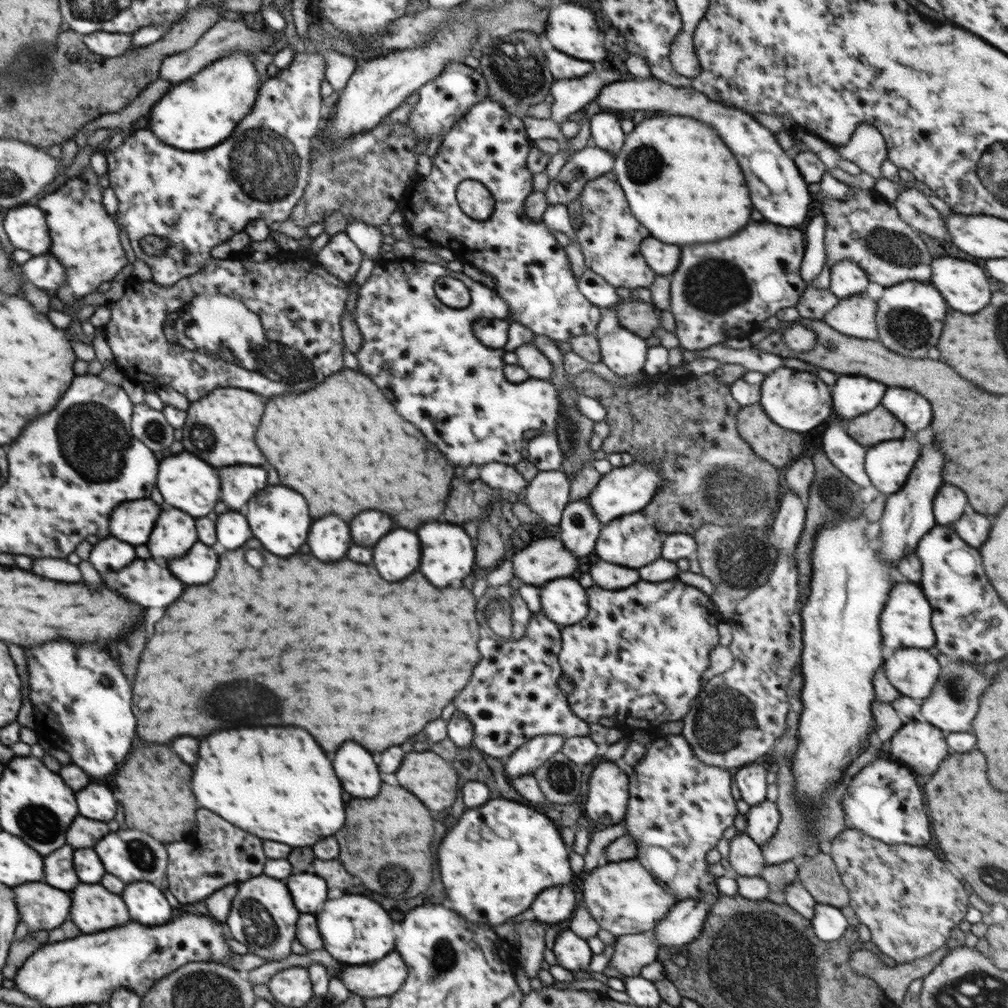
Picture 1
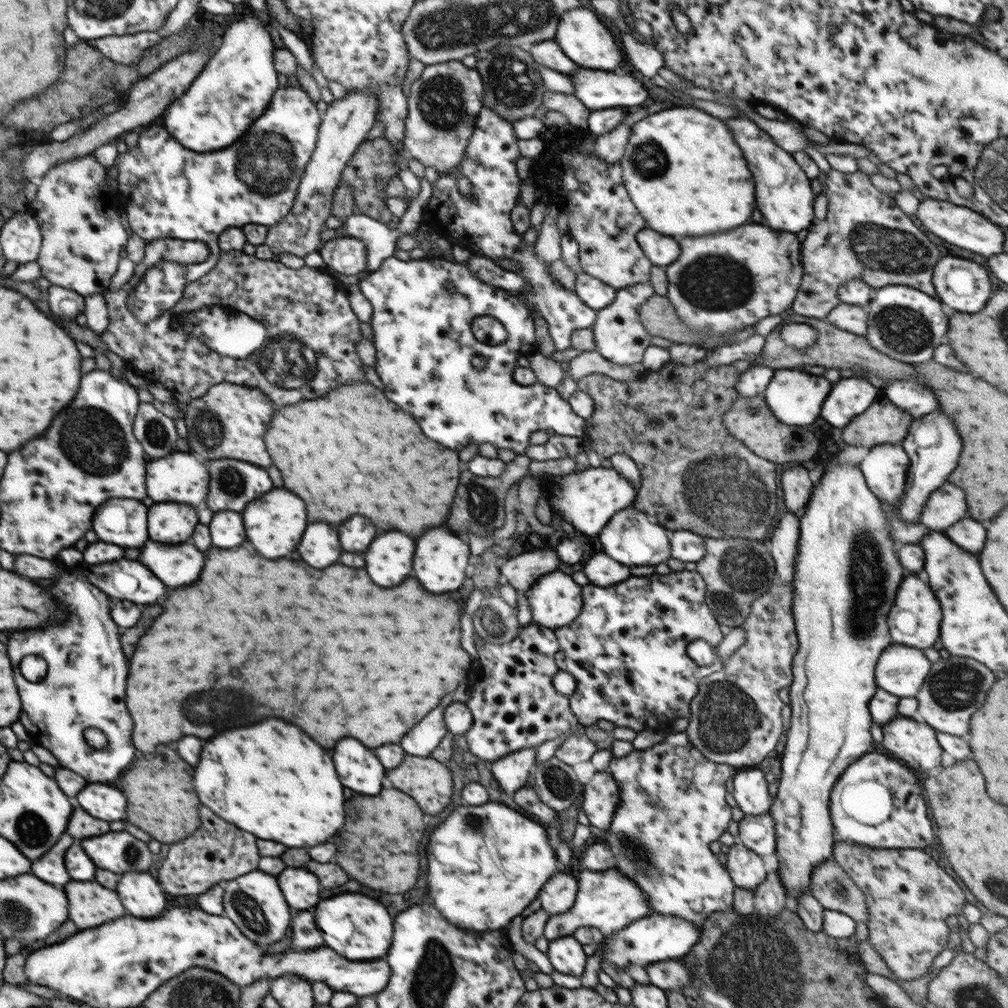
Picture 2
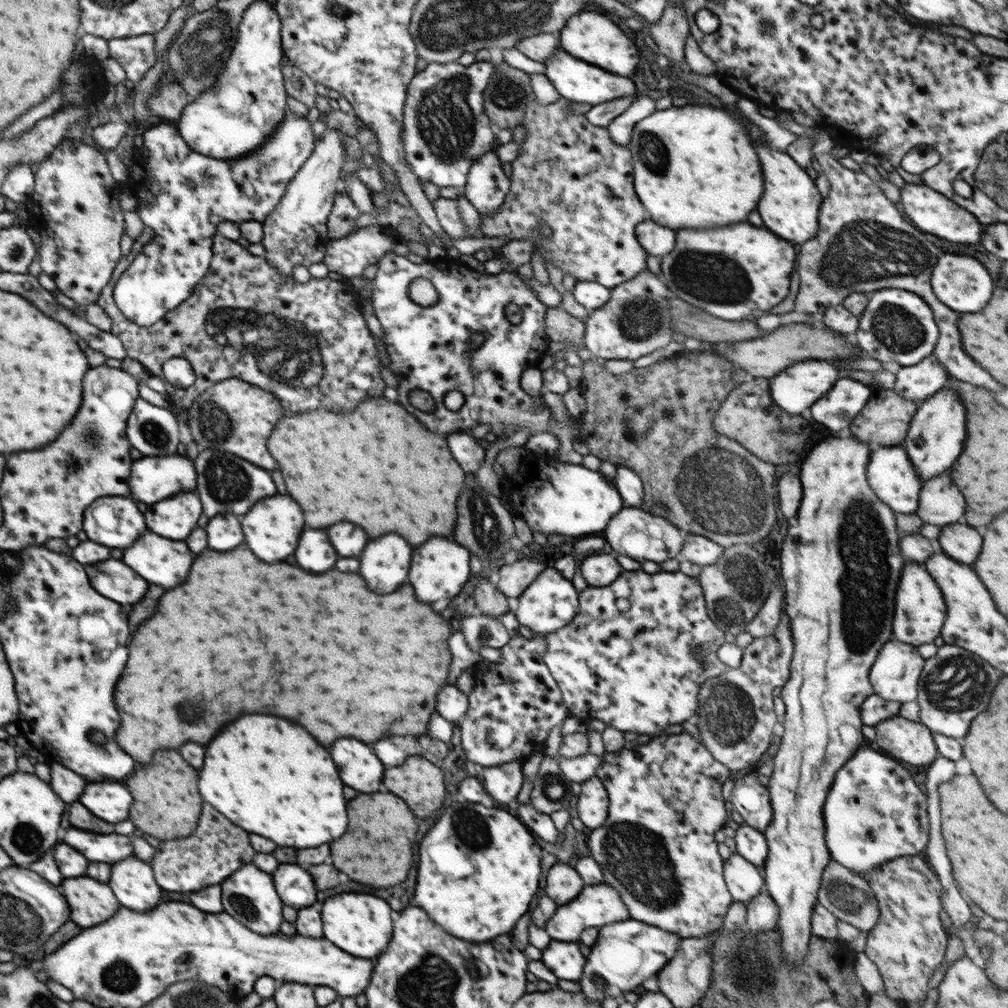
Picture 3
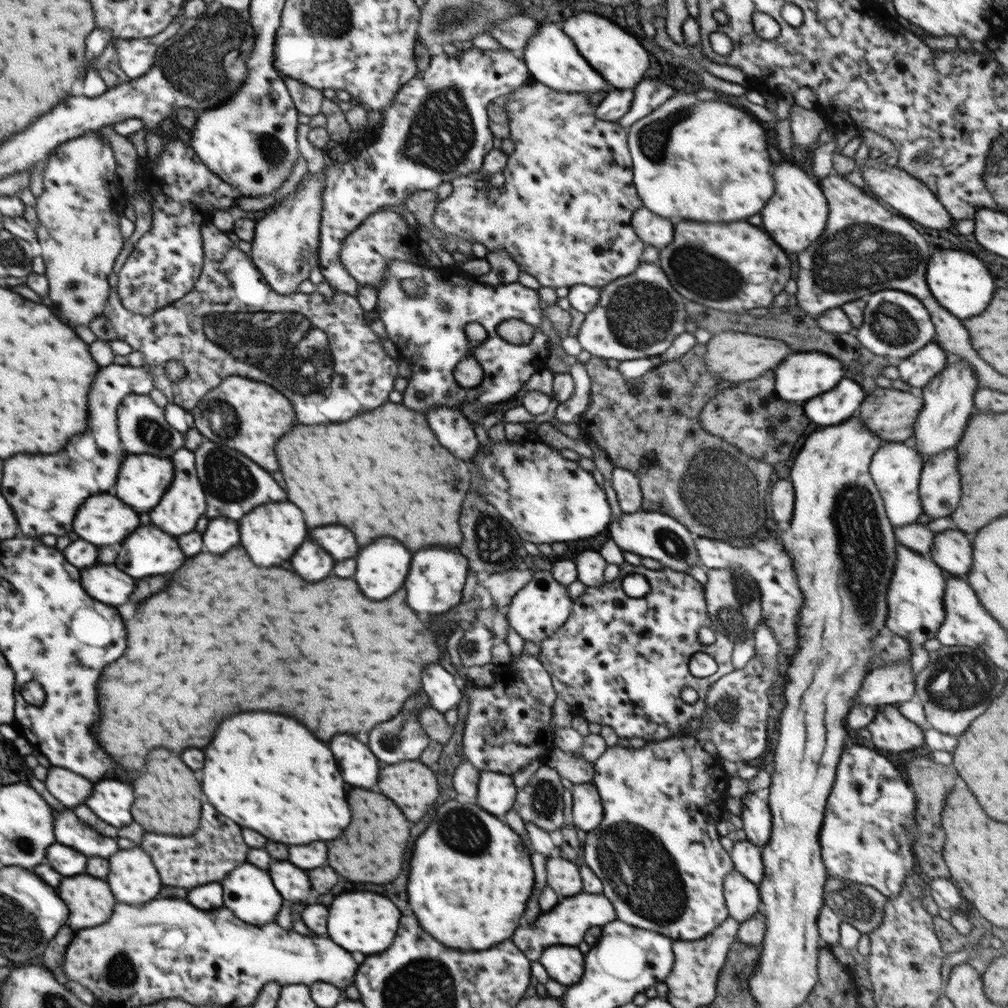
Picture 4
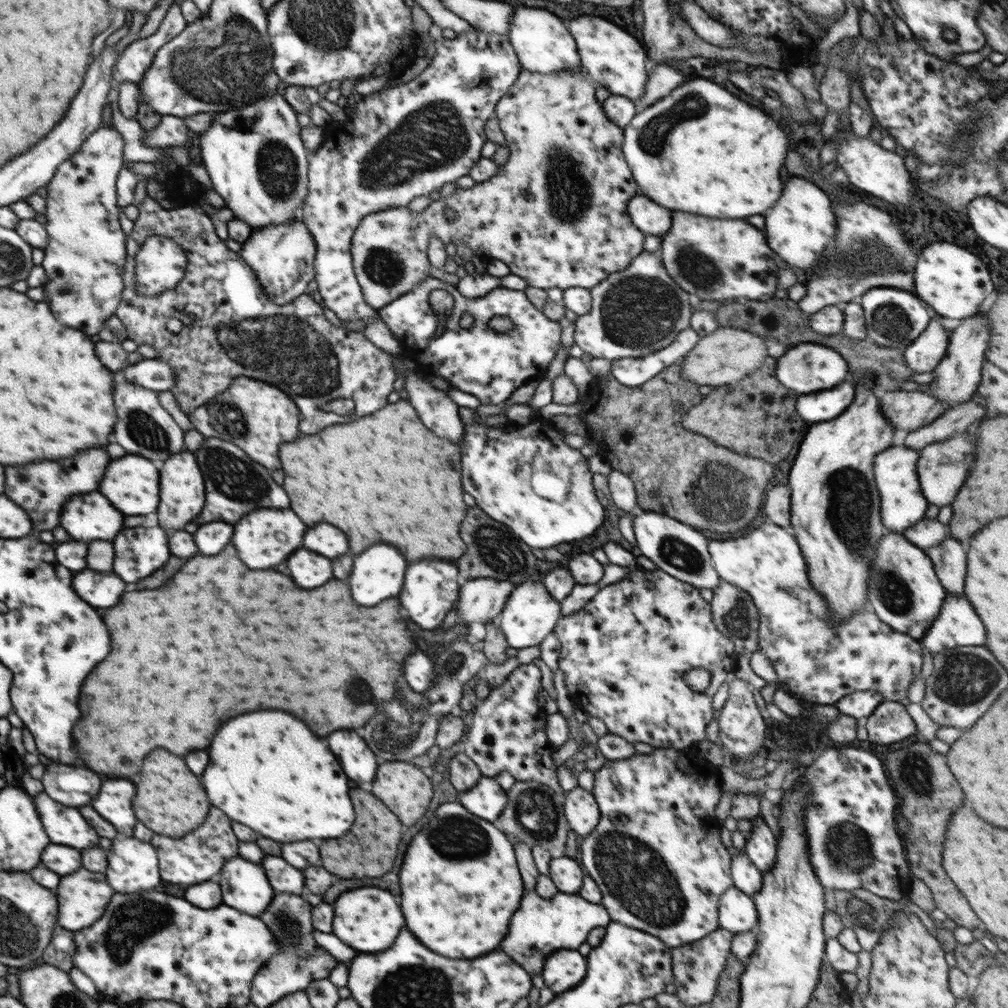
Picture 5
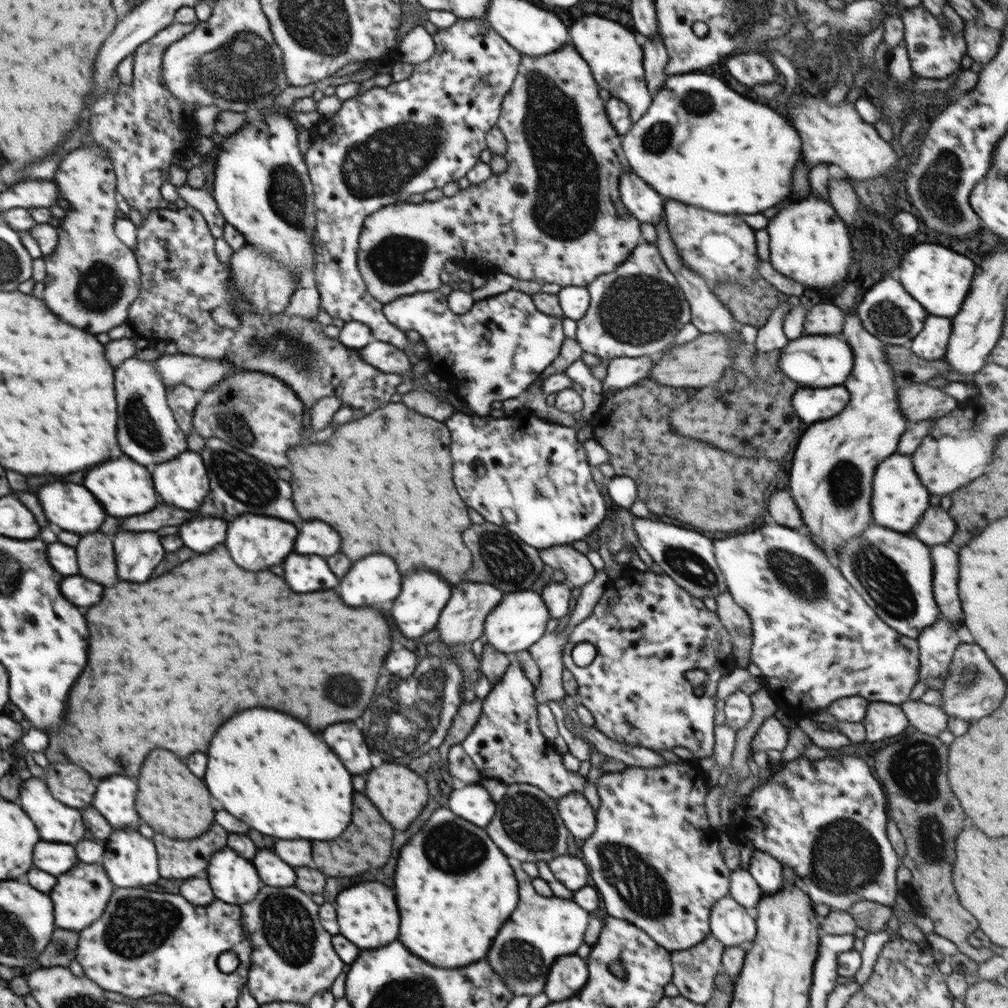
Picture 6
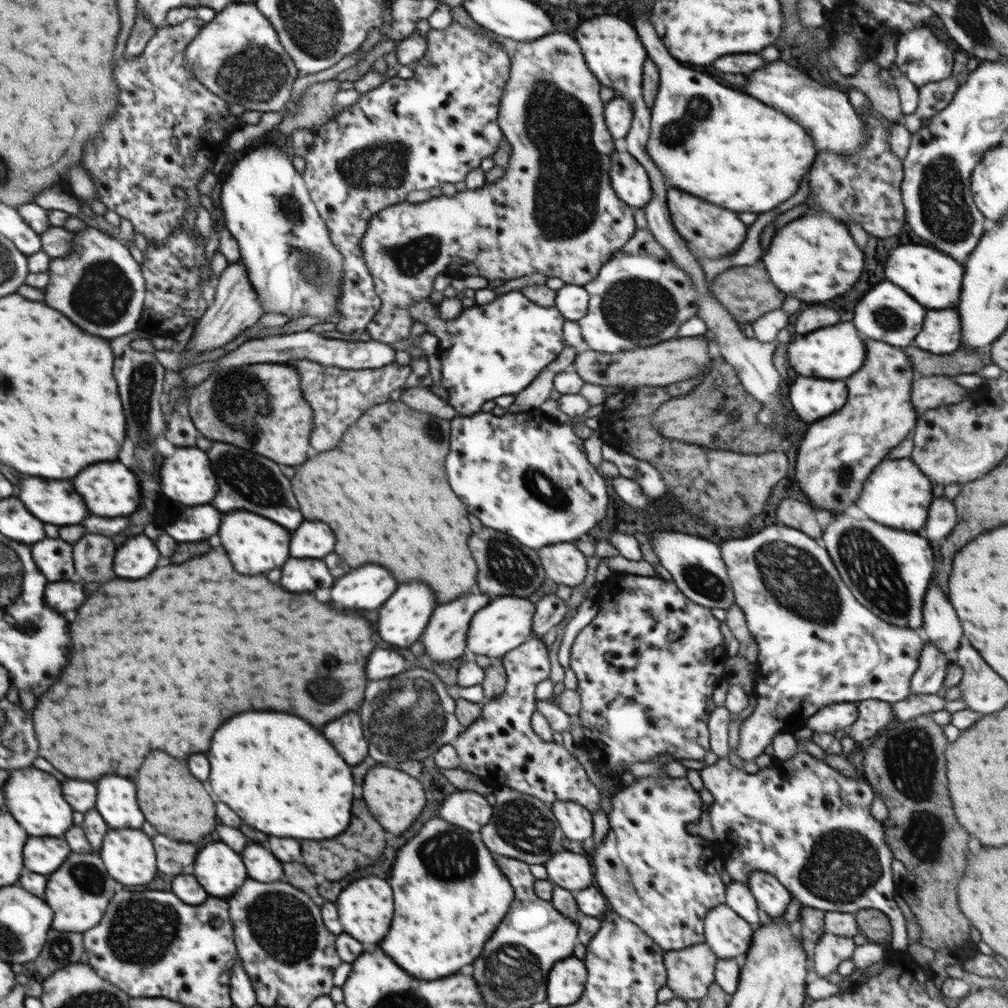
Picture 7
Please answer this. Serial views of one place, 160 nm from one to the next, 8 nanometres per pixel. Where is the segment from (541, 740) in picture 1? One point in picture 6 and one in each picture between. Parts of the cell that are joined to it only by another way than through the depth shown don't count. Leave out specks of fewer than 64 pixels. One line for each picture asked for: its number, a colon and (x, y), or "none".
2: (512, 771)
3: (503, 782)
4: (496, 794)
5: (487, 799)
6: (473, 802)

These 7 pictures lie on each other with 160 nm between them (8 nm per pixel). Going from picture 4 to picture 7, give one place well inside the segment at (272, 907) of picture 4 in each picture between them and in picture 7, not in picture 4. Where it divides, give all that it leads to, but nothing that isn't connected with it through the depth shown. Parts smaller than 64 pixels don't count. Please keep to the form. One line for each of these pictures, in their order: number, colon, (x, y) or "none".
5: (245, 887)
6: (234, 880)
7: (219, 869)

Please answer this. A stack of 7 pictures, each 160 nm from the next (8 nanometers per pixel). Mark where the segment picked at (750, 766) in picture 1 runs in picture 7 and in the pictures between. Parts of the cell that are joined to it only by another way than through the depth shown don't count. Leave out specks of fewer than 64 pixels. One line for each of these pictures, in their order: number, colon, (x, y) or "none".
2: (751, 794)
3: (751, 799)
4: (756, 814)
5: (761, 848)
6: (767, 871)
7: (772, 897)

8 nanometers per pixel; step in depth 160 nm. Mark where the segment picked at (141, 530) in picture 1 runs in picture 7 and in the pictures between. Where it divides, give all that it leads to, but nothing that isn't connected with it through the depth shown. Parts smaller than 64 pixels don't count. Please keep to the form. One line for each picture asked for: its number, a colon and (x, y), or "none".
2: (123, 522)
3: (115, 522)
4: (95, 523)
5: (91, 517)
6: (70, 506)
7: (53, 502)

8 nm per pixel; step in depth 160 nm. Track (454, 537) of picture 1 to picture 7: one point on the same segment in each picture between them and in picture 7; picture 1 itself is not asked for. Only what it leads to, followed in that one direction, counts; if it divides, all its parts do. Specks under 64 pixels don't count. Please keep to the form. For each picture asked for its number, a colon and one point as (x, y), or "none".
2: (441, 559)
3: (440, 568)
4: (437, 575)
5: (431, 590)
6: (416, 611)
7: (402, 620)

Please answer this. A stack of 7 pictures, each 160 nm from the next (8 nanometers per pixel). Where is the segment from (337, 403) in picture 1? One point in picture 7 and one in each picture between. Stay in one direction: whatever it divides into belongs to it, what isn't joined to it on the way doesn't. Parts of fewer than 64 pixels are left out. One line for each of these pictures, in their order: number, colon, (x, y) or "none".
2: (352, 452)
3: (377, 466)
4: (383, 473)
5: (385, 478)
6: (384, 483)
7: (406, 509)

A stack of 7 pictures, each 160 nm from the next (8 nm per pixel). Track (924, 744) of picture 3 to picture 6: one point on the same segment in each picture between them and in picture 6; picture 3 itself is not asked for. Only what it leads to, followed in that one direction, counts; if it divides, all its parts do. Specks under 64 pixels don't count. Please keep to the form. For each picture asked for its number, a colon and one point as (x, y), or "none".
4: (889, 730)
5: (890, 722)
6: (882, 720)

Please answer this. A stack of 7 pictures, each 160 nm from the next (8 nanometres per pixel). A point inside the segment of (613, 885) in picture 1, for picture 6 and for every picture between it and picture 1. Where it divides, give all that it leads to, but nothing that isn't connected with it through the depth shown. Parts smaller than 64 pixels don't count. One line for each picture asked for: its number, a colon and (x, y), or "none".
2: (609, 900)
3: (598, 905)
4: (567, 923)
5: (541, 926)
6: (541, 928)

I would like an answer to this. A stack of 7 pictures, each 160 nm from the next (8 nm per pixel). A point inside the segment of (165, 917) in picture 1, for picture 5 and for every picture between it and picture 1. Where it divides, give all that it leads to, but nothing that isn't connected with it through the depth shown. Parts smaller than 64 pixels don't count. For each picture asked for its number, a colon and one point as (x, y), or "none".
2: (141, 894)
3: (132, 880)
4: (133, 879)
5: (132, 865)

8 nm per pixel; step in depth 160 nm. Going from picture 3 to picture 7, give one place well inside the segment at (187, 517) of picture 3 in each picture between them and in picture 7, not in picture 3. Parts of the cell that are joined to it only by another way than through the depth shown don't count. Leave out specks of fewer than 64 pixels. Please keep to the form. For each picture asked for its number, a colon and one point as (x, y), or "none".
4: (180, 509)
5: (181, 484)
6: (183, 482)
7: (186, 476)

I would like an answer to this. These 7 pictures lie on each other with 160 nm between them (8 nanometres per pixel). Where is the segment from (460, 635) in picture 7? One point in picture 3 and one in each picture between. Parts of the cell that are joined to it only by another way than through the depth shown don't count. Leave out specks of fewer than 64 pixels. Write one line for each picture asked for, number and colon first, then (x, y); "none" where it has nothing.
3: (514, 578)
4: (503, 586)
5: (482, 599)
6: (461, 621)

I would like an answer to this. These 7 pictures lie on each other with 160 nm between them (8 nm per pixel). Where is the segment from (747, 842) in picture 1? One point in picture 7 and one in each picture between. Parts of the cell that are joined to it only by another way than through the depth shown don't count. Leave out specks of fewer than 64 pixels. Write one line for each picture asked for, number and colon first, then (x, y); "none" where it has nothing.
2: (746, 868)
3: (744, 880)
4: (742, 897)
5: (737, 912)
6: (731, 923)
7: (729, 936)

